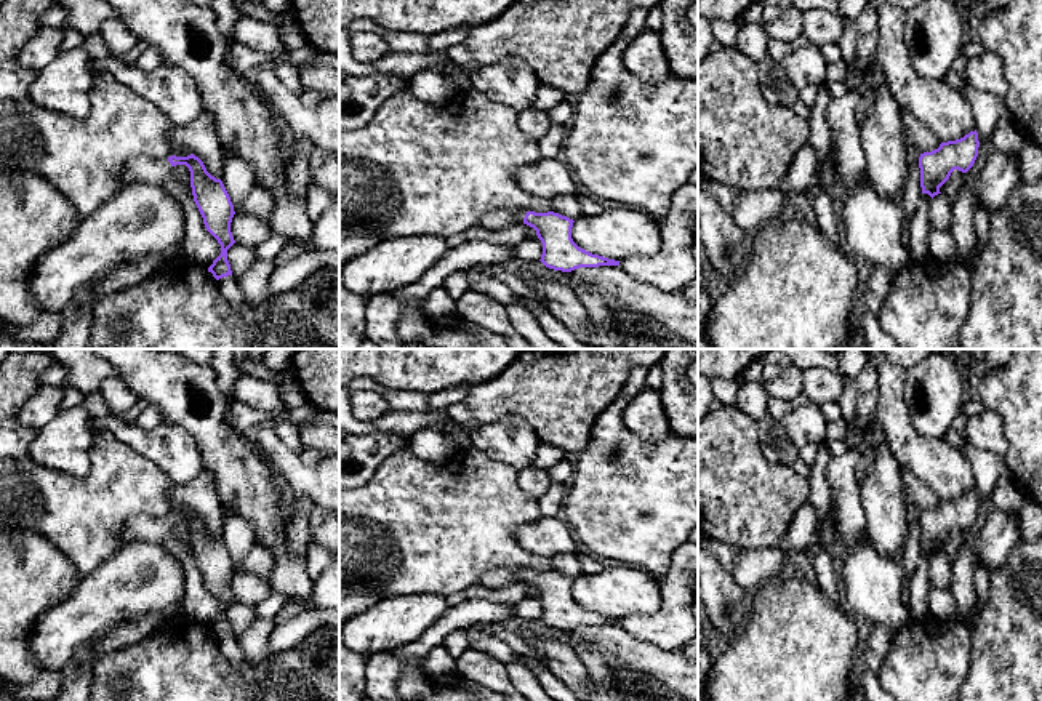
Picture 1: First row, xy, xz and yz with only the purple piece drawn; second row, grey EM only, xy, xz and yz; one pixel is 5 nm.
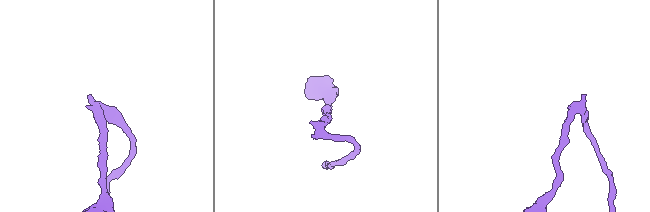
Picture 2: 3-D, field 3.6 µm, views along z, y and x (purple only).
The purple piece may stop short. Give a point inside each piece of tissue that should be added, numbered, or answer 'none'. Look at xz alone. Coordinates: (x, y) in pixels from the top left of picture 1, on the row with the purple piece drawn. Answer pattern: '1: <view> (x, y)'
1: xz (496, 220)

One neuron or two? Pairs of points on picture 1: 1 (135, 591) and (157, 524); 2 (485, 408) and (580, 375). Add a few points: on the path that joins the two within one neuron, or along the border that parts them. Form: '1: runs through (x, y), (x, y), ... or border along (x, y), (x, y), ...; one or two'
1: border along (162, 541), (130, 541), (122, 548); two
2: runs through (509, 394), (525, 388), (556, 384); one

